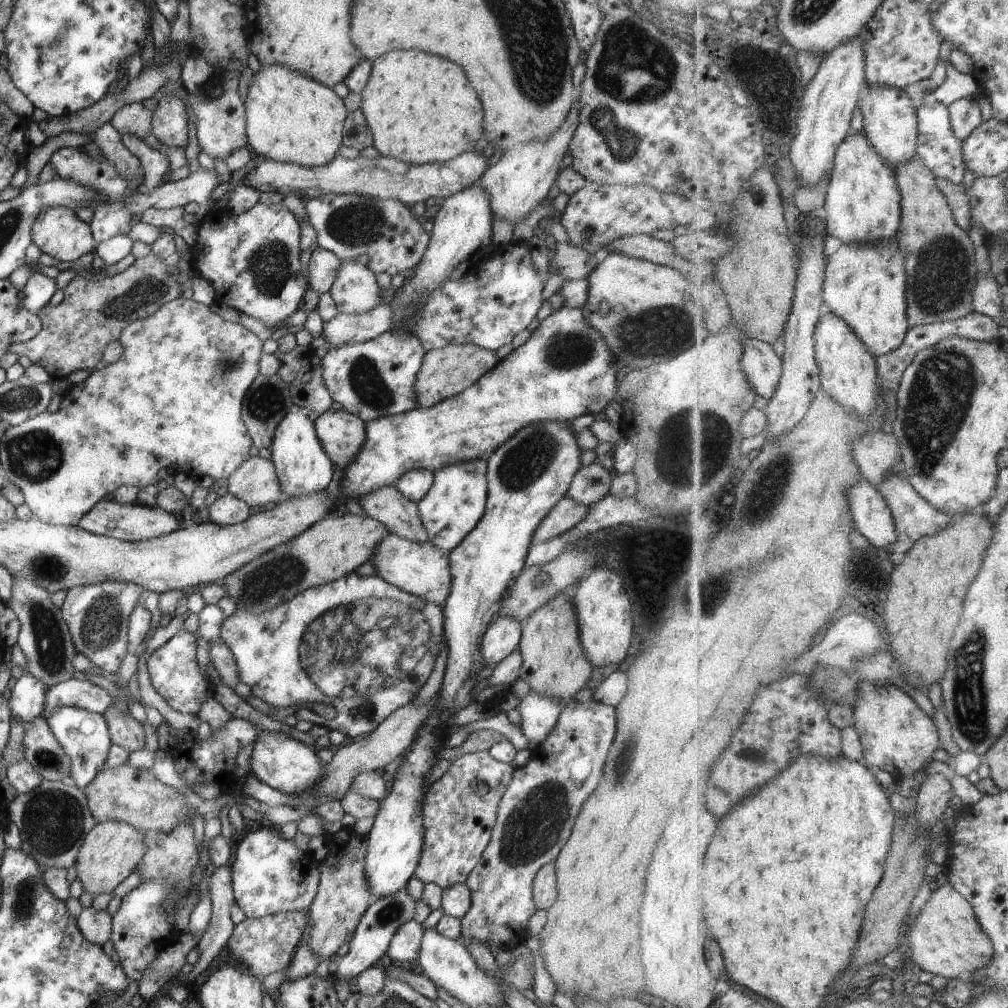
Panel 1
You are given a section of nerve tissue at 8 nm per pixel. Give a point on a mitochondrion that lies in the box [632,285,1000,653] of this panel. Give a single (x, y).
(938, 403)

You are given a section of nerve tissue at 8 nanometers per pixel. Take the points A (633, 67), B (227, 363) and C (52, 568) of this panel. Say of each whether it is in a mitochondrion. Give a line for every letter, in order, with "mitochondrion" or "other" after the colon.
A: mitochondrion
B: mitochondrion
C: mitochondrion

